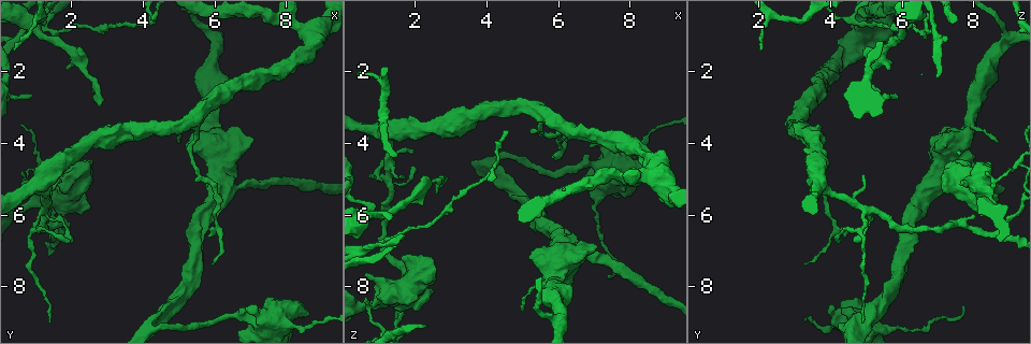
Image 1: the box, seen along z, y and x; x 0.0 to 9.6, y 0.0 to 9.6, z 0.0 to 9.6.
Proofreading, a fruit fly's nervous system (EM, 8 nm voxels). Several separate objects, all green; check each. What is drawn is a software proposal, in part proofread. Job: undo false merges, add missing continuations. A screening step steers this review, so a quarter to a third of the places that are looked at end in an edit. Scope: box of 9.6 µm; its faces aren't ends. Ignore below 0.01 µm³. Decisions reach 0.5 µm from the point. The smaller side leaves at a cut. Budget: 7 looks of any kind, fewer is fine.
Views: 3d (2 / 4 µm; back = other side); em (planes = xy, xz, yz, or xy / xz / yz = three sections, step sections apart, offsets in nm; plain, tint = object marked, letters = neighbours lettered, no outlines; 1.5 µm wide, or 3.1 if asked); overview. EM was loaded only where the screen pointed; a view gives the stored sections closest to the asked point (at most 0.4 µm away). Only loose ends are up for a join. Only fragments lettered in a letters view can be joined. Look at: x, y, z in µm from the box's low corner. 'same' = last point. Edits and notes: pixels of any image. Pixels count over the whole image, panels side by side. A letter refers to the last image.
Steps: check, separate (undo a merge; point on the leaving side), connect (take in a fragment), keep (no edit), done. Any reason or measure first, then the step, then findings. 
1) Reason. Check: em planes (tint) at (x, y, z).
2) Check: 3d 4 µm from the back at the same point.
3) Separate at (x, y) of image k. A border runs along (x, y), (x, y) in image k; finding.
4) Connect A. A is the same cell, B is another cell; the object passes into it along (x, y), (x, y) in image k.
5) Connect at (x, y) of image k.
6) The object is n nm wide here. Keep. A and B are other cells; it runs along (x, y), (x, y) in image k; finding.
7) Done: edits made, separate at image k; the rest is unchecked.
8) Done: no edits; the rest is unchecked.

Narrows sharply. Check: 3d 2 µm at (3.20, 0.70, 5.45).

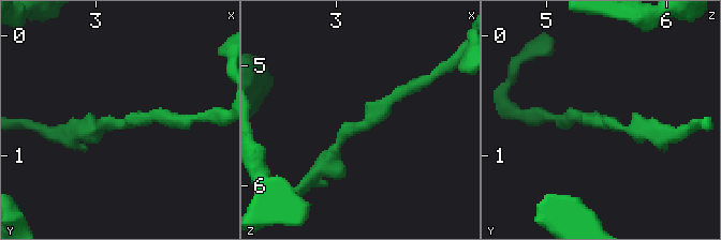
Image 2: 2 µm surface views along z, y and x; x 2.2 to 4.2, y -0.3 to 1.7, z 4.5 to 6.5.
Now the EM. Check: em xy step 8 (letters) at (3.26, 0.76, 5.48).

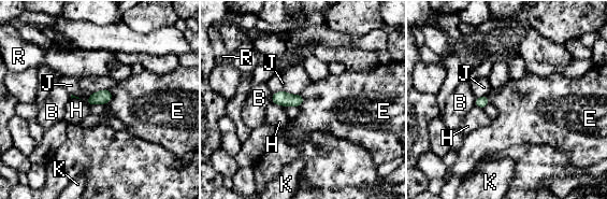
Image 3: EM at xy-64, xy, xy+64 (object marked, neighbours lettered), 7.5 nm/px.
The object is 100 nm wide here; the longest contact is with H, 110 nm. Keep. B, E, H, J, K and R are other cells; all the same neuron.

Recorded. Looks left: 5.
Sharp bend. Check: 3d 4 µm at (0.65, 5.00, 8.60).

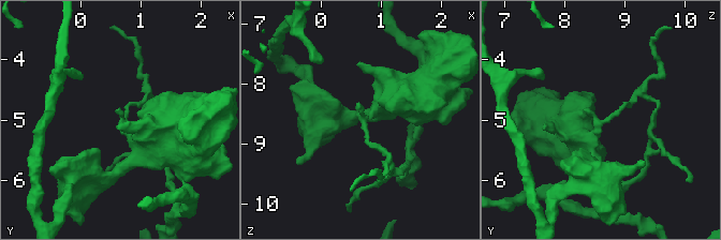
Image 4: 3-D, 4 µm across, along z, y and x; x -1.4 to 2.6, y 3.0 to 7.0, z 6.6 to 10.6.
Check: em planes (plain) at (0.70, 5.05, 8.65).

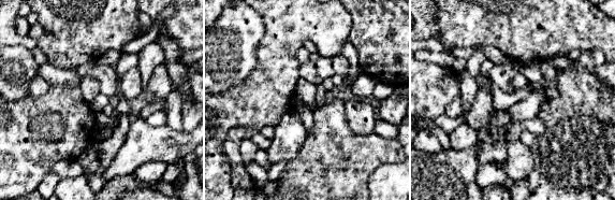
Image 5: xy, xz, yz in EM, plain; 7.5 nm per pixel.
See the neighbours. Check: em planes (letters) at the same point.

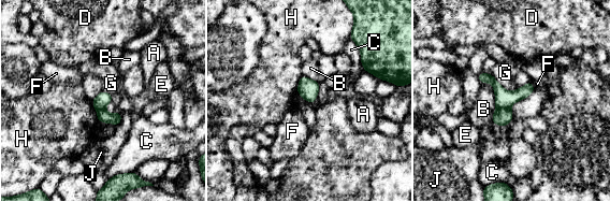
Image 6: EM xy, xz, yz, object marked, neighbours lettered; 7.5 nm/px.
Separate at (503, 116) of image 6. A, B, C, D, E, F, G, H and J are other cells; a border runs along (509, 107), (496, 109) in image 6; two neurons meet here.

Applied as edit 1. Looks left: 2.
Sharp bend. Check: 3d 2 µm at (4.05, 9.10, 4.65).

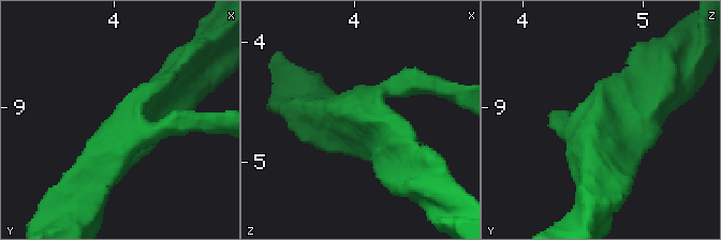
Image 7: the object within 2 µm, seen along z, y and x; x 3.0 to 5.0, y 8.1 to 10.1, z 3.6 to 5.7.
The arms are 180, 240 nm wide; need the tissue. Check: em planes (letters) at (4.06, 9.14, 4.58).

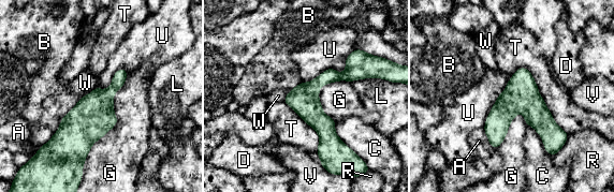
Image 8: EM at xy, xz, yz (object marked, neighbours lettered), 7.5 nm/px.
The object is 220 nm wide here. Keep. A, B, C, D, G, L, R, T, U, V and W are other cells; a border runs along (128, 74), (82, 167) in image 8; all the same neuron.

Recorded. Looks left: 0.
Done: edits made, separate at image 6; the rest is unchecked.

